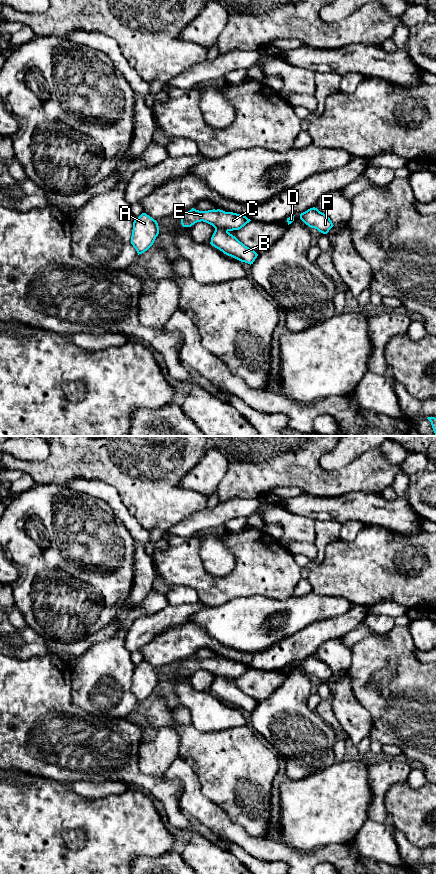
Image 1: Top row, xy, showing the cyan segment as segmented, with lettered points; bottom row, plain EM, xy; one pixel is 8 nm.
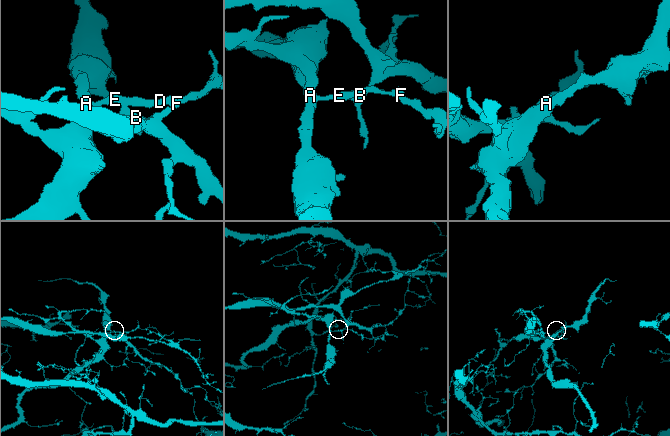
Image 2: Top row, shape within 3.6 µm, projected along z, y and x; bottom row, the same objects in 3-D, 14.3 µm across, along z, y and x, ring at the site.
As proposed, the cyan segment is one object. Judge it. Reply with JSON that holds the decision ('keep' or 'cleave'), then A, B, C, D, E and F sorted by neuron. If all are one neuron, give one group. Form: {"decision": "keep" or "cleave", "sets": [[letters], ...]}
{"decision": "cleave", "sets": [["A", "C", "D", "E", "F"], ["B"]]}

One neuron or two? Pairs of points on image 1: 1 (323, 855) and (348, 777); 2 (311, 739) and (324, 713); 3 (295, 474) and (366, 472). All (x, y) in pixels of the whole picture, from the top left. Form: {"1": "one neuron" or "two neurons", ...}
{"1": "two neurons", "2": "two neurons", "3": "one neuron"}

